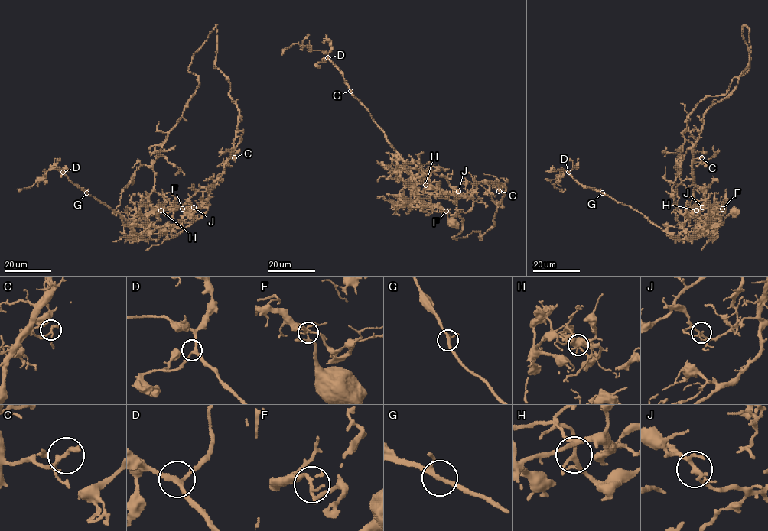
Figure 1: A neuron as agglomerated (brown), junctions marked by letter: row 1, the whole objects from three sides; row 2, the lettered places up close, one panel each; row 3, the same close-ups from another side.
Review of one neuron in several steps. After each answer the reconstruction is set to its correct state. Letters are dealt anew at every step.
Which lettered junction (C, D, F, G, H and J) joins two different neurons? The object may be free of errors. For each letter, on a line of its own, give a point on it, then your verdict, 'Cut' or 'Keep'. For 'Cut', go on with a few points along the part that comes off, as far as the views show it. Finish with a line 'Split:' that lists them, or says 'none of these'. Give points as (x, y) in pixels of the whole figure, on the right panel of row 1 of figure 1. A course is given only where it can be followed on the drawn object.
C: Place: (701, 157). Keep
D: Place: (568, 172). Keep
F: Place: (722, 208). Keep
G: Place: (602, 192). Keep
H: Place: (696, 210). Cut. Course of the part to remove: (695, 210), (705, 197), (693, 144), (748, 66), (743, 25), (749, 69), (688, 117), (671, 213)
J: Place: (702, 207). Keep
Split: H

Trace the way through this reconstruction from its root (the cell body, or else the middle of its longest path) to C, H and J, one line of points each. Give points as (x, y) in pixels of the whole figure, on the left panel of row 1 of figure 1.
C: (189, 212), (173, 225), (148, 223), (186, 228), (198, 220), (206, 211), (209, 190), (223, 164), (234, 157)
H: (189, 212), (177, 222), (164, 227), (154, 226), (145, 217), (159, 209), (158, 206), (161, 210)
J: (189, 212), (173, 225), (148, 223), (155, 228), (186, 228), (206, 211), (206, 204), (193, 207)

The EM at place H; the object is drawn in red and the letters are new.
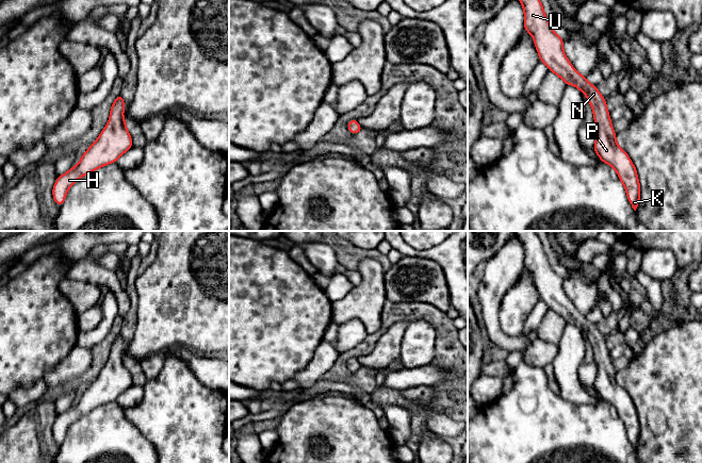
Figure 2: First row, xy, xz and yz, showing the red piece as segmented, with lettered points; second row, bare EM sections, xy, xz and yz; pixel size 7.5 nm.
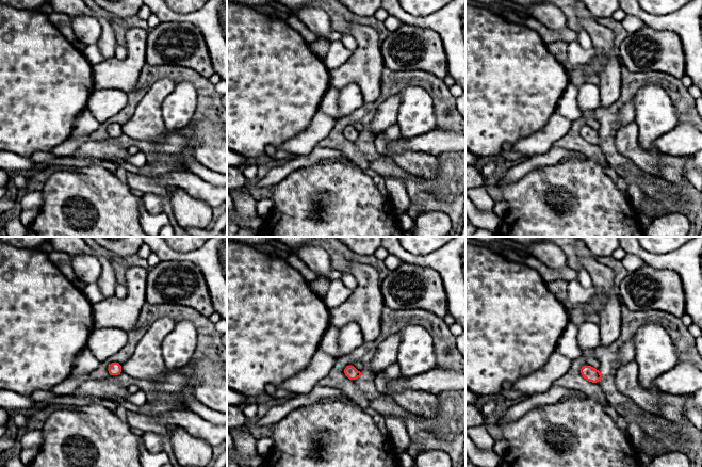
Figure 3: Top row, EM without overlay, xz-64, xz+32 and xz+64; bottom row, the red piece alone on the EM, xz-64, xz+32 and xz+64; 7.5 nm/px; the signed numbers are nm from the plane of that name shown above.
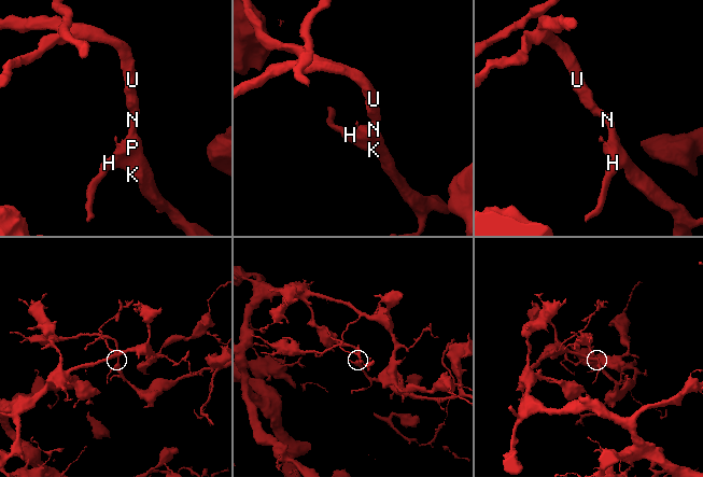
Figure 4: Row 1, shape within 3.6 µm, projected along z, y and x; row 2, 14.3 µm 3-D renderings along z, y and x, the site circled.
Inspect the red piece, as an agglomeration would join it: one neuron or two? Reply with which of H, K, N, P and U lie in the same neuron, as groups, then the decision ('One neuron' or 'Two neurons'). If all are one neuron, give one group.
Groups: H K P / N U. Two neurons

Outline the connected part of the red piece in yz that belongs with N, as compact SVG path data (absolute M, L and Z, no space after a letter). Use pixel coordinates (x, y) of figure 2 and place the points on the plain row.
M515 231L524 249L524 268L534 278L540 300L557 313L566 324L574 324L584 333L592 346L594 362L602 357L611 359L607 349L606 337L597 324L590 323L585 313L578 312L564 291L564 278L557 274L543 249L543 244L535 231Z

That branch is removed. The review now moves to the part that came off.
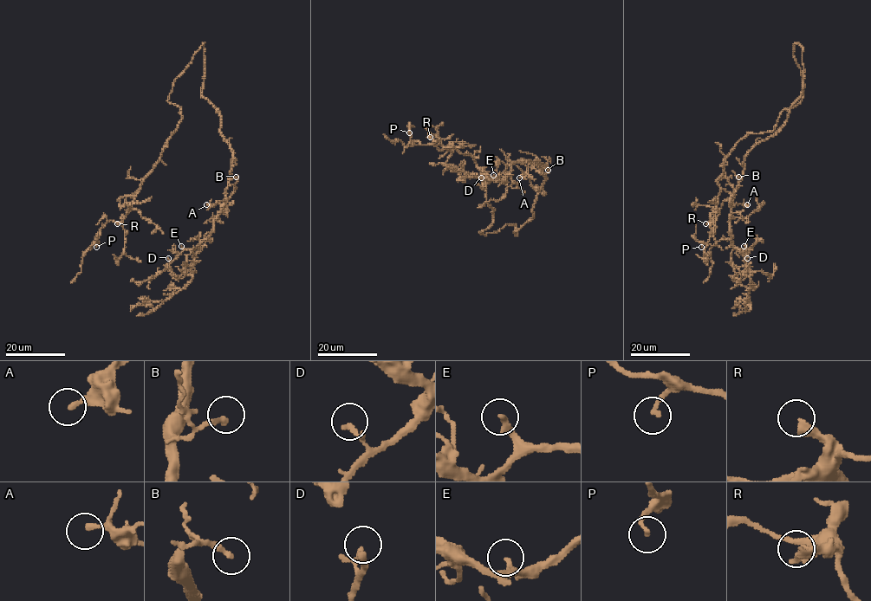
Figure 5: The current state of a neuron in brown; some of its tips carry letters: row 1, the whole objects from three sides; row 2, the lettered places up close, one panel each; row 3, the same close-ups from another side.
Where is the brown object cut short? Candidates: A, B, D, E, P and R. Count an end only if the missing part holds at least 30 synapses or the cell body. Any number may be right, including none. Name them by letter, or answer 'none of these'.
E

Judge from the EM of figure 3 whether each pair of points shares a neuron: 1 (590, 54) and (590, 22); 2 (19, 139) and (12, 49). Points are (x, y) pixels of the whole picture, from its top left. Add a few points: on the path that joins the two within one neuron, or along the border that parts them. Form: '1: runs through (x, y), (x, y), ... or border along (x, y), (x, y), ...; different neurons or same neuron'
1: border along (596, 47), (597, 55), (590, 63), (583, 66); different neurons
2: runs through (19, 116), (18, 85), (14, 81), (16, 71); same neuron

